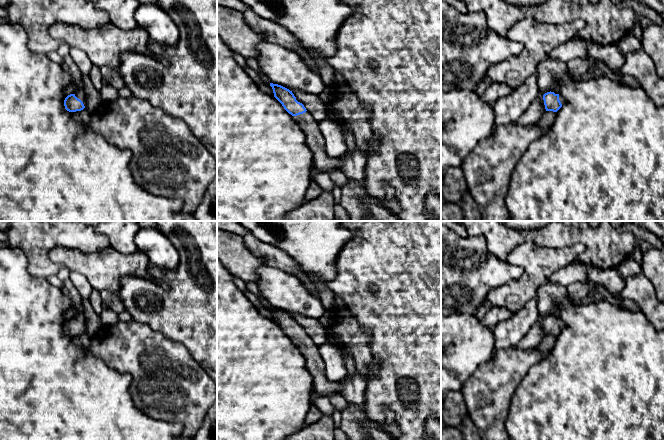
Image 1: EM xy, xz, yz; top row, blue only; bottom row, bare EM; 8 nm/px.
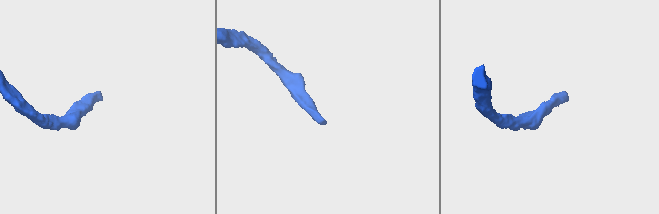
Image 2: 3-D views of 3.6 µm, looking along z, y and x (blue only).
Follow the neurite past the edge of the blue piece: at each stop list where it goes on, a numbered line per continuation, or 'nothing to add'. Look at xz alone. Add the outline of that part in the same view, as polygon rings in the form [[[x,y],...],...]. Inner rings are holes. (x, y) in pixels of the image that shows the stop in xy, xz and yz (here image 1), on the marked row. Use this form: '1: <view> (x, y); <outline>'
1: xz (322, 162); [[[306,111],[303,114],[293,116],[300,125],[305,134],[306,142],[313,153],[313,166],[319,172],[330,172],[341,170],[340,163],[336,158],[327,155],[325,140],[319,129],[319,122],[316,121],[312,114]]]

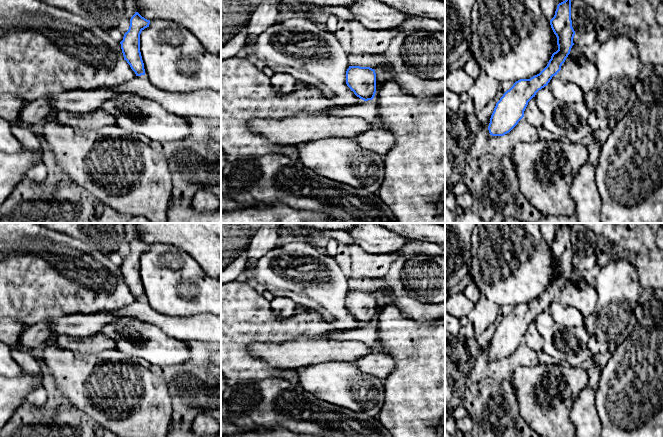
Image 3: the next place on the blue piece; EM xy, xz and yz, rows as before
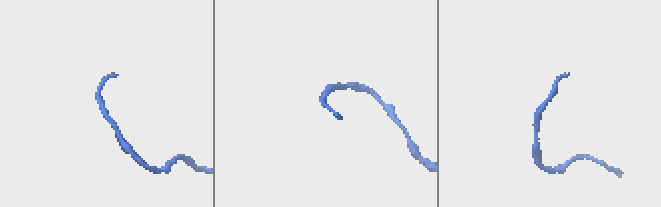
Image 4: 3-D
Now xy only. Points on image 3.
nothing to add

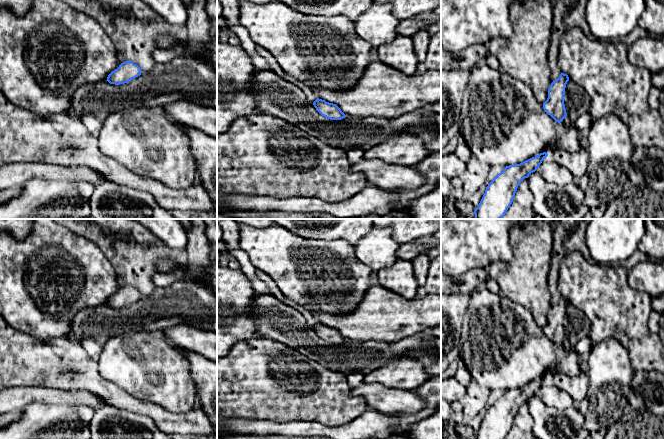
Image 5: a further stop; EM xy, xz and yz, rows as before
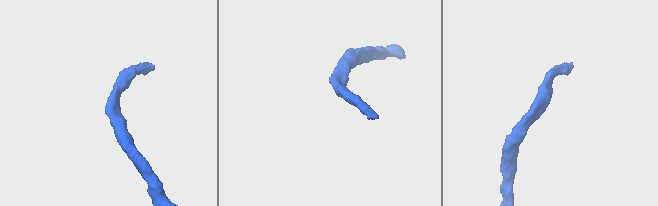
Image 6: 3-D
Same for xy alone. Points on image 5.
nothing to add

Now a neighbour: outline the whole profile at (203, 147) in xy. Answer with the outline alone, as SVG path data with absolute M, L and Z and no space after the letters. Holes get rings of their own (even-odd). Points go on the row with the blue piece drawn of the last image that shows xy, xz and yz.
M169 119L186 134L196 163L197 181L217 204L217 139Z

